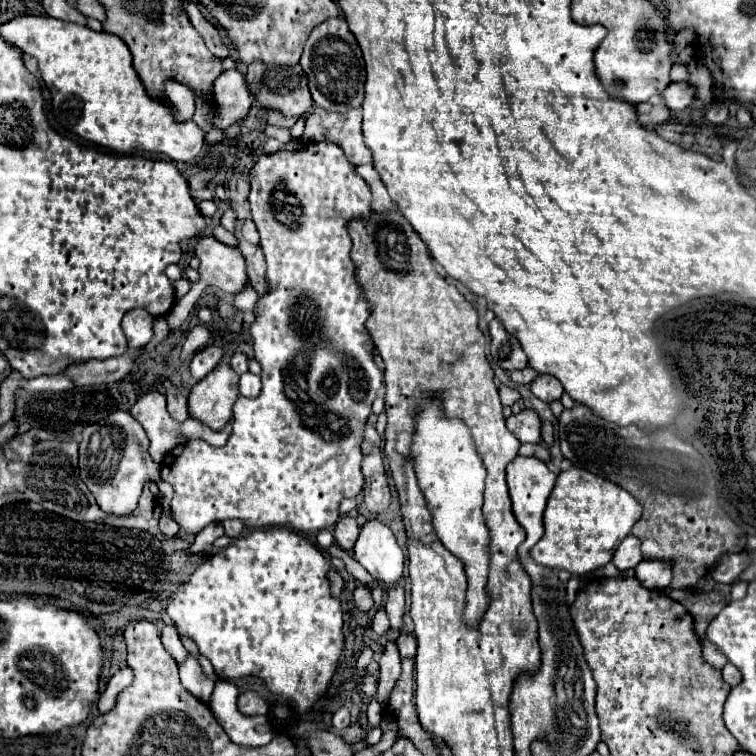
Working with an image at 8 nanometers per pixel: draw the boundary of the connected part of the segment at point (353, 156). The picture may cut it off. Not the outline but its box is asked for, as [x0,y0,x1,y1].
[302,106,372,164]

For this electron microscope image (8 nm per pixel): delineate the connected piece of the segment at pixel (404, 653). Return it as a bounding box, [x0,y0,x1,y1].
[398,632,416,658]

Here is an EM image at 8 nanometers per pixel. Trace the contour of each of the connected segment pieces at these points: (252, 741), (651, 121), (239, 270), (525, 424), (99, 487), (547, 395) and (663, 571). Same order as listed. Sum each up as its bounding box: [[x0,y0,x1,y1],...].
[[210,680,276,748],[636,96,670,126],[194,236,248,296],[506,410,542,444],[80,410,160,516],[530,376,564,402],[636,558,672,590]]

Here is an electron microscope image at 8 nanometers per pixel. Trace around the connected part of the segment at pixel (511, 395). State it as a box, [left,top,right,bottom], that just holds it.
[500,384,520,406]

